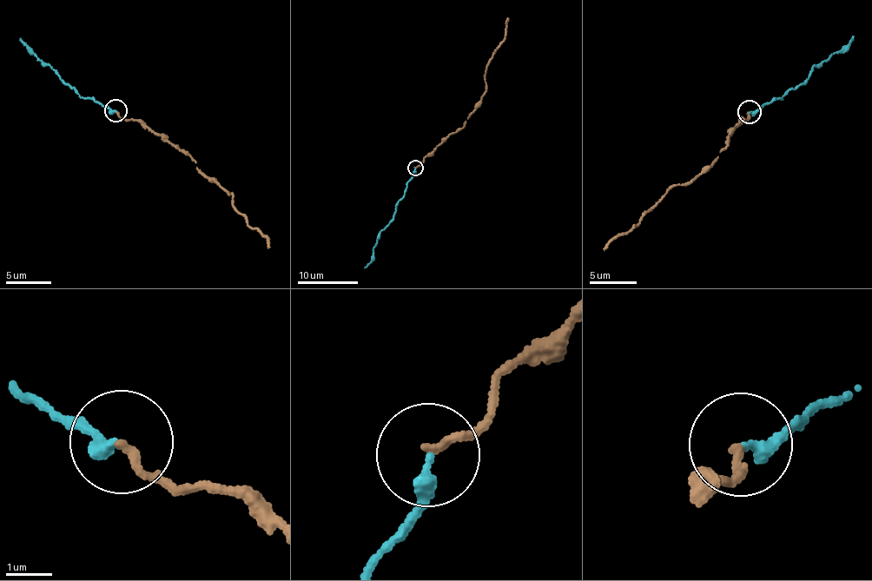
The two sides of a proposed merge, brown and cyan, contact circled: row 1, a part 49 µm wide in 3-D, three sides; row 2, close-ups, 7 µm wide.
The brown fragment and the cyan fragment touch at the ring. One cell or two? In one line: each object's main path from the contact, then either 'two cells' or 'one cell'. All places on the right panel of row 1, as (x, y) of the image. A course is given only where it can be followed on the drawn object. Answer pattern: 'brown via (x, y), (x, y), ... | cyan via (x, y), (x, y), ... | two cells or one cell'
brown via (749, 113), (746, 118), (739, 118), (725, 147), (712, 162), (690, 181), (674, 186), (631, 228), (603, 249) | cyan via (749, 113), (781, 100), (789, 89), (796, 90), (814, 67), (840, 53), (854, 36) | one cell

